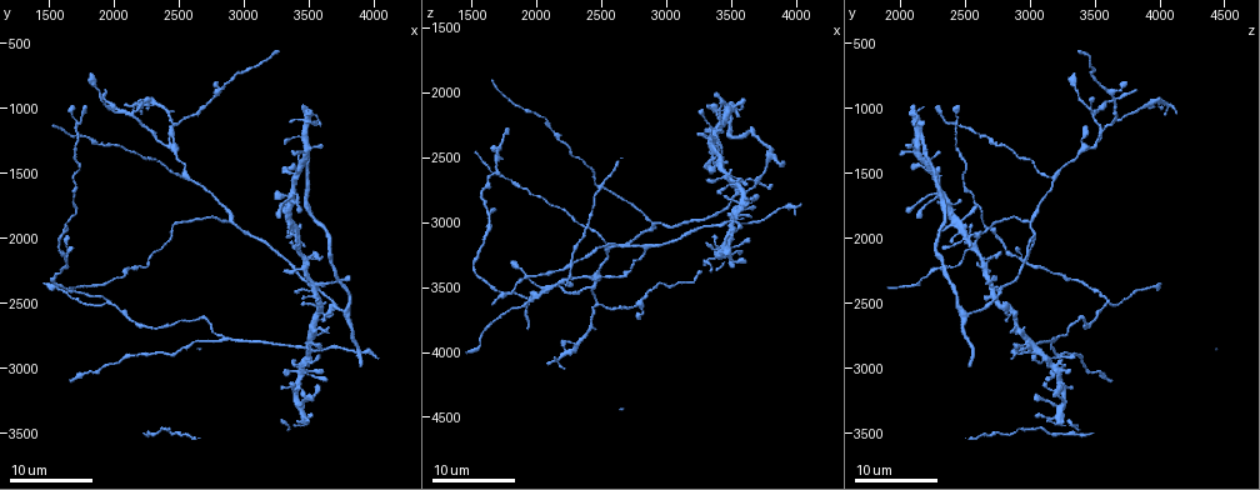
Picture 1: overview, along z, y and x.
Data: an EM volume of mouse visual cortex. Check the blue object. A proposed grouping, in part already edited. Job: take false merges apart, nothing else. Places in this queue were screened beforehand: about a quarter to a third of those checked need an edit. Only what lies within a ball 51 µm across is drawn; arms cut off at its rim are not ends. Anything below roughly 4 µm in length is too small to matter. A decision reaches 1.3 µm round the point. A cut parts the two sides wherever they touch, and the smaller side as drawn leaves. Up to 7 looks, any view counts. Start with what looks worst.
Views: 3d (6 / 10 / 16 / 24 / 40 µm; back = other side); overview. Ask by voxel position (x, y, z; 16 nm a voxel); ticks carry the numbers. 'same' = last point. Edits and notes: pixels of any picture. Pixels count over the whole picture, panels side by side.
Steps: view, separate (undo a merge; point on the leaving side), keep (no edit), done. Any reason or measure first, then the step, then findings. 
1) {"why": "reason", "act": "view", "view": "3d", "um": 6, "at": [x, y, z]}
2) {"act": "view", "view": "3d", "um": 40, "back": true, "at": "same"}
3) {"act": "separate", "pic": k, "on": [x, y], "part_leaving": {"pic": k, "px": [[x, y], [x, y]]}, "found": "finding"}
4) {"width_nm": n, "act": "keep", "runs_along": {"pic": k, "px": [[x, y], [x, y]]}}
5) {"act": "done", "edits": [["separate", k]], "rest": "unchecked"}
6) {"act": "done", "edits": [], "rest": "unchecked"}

{"why": "arms part here", "act": "view", "view": "3d", "um": 24, "at": [2820, 2740, 3220]}

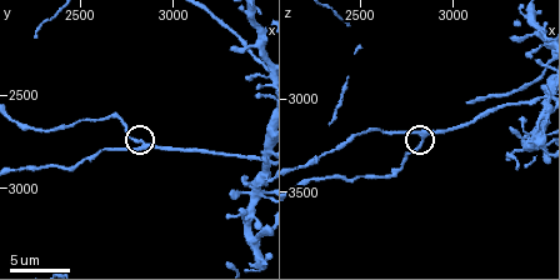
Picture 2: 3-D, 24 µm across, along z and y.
{"why": "closer look", "act": "view", "view": "3d", "um": 6, "at": [2840, 2760, 3220]}

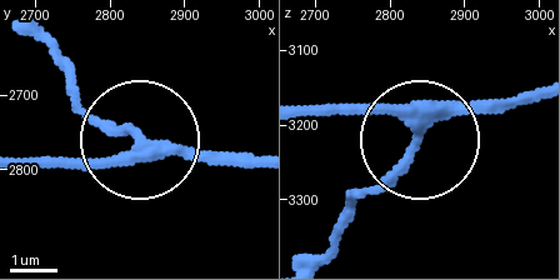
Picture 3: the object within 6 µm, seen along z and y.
{"act": "view", "view": "3d", "um": 6, "back": true, "at": [2835, 2765, 3205]}

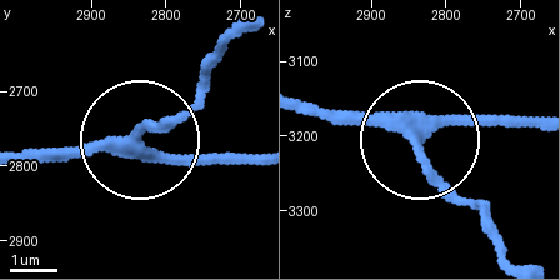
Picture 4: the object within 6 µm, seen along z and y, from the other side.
{"act": "keep", "runs_along": {"pic": 4, "px": [[26, 158], [134, 138], [183, 158], [254, 158]]}, "found": "continuous, no second neuron"}

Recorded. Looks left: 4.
{"why": "side arm on a straight run", "act": "view", "view": "3d", "um": 24, "at": [2480, 1100, 3640]}

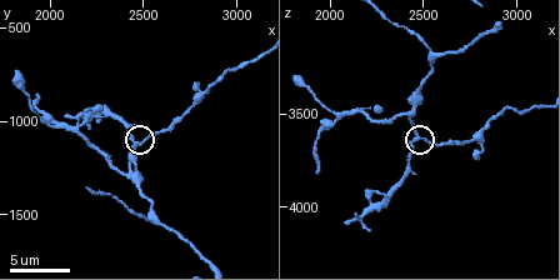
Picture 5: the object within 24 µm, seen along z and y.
{"why": "zoom in", "act": "view", "view": "3d", "um": 10, "at": [2500, 1120, 3620]}

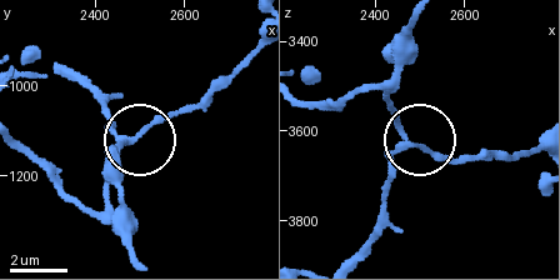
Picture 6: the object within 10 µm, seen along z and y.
{"act": "view", "view": "3d", "um": 10, "back": true, "at": [2485, 1110, 3625]}

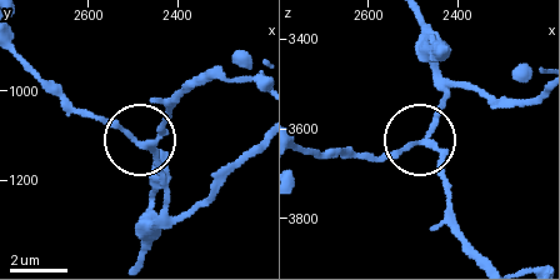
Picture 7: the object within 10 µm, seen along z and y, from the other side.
{"side_arm_um": 12, "arms": 3, "act": "separate", "pic": 7, "on": [164, 124], "found": "two neurons meet here"}

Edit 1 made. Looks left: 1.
{"why": "three-way junction", "act": "view", "view": "3d", "um": 6, "at": [2040, 1000, 3500]}

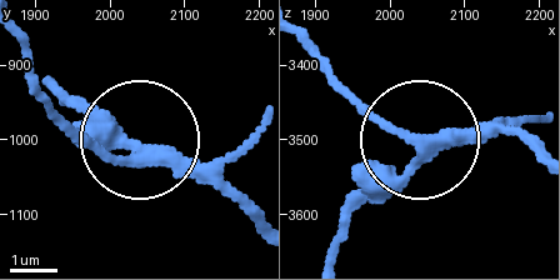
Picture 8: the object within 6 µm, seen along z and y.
{"act": "keep", "found": "one neuron here"}

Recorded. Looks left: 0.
{"act": "done", "edits": [["separate", 7]], "rest": "unchecked"}

